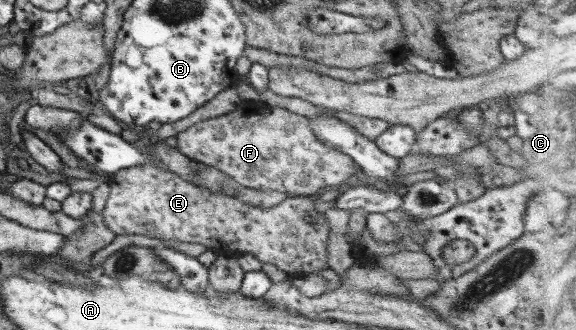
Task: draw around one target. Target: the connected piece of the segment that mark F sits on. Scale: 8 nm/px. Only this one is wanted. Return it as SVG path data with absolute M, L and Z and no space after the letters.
M241 100L234 111L224 115L208 118L197 122L176 136L175 148L179 153L198 161L204 165L211 166L227 177L234 179L241 186L255 190L270 192L278 190L293 196L317 196L320 191L335 188L343 182L349 181L351 177L361 174L359 166L343 152L327 146L321 142L310 126L310 118L302 116L289 110L270 106L263 110L263 104L251 104Z

